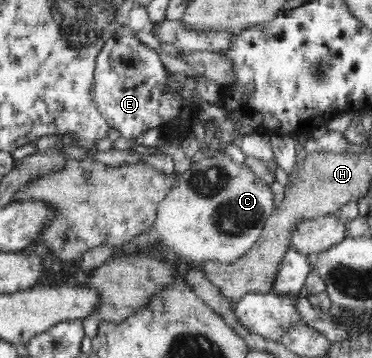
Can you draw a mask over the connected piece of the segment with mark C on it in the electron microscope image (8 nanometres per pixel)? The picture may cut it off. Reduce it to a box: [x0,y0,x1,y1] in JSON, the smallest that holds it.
[153,155,274,264]

